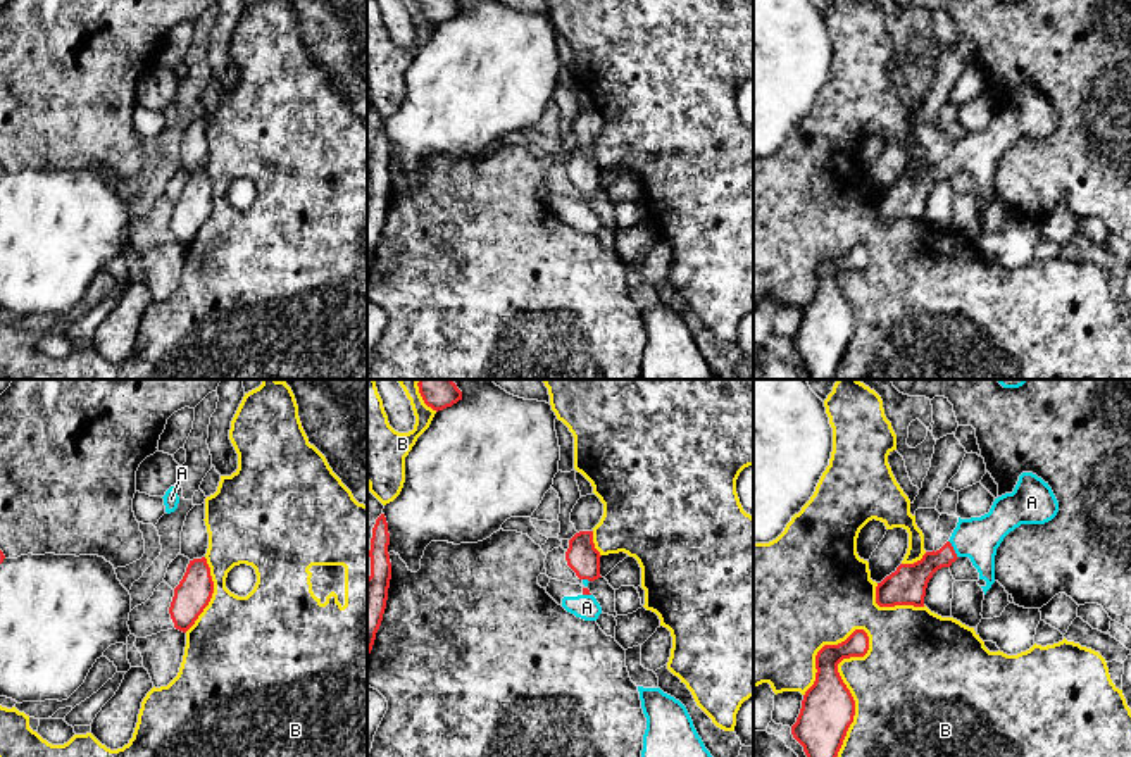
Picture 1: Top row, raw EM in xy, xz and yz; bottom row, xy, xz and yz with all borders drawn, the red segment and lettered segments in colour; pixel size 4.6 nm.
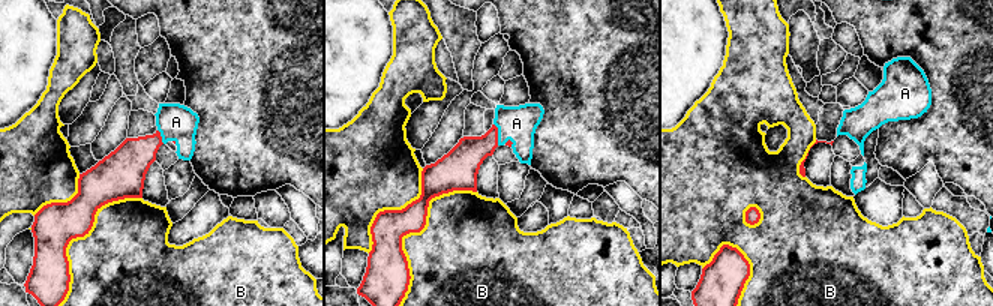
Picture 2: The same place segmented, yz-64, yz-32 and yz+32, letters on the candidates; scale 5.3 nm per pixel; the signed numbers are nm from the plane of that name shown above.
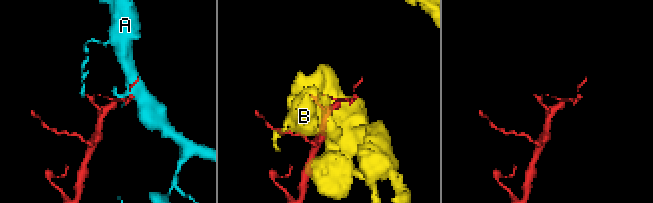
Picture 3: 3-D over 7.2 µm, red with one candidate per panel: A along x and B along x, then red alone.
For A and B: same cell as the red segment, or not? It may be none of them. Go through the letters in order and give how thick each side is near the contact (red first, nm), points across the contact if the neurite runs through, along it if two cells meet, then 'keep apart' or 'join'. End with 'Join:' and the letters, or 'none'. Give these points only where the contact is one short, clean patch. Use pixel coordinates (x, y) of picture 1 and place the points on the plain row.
A: calibres 160 and 200 nm; way yz (909, 193), (952, 162), (969, 152), (978, 152); join
B: calibres 260 and 460 nm; keep apart
Join: A

